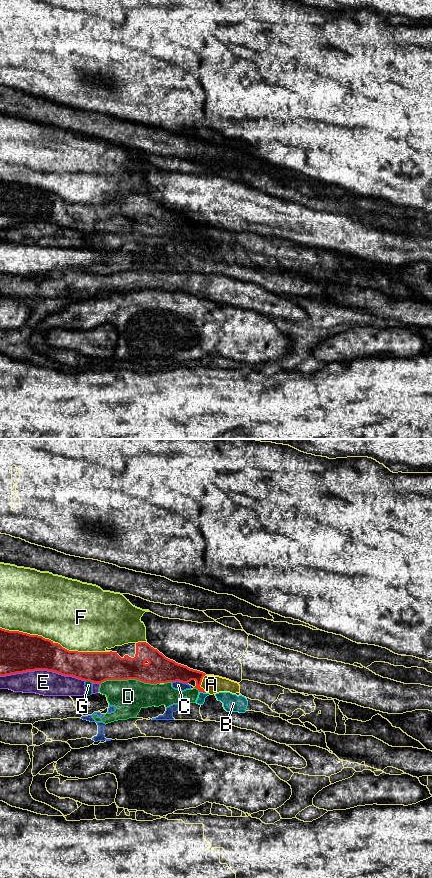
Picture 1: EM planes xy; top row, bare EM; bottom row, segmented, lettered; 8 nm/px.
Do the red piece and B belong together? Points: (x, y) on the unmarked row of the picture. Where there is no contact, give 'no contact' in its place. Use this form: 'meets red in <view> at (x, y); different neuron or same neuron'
meets red in xy at (202, 243); different neuron

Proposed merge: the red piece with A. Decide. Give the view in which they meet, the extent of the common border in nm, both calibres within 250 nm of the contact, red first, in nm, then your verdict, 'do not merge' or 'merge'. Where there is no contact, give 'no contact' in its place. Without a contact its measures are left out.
meets red in xy; contact 150 nm long; 160 nm thick on the red side, 150 nm on the other; do not merge

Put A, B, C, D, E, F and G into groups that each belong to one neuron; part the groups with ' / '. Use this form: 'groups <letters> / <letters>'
groups A B C D G / E / F

